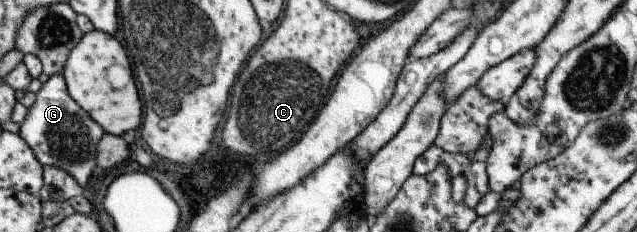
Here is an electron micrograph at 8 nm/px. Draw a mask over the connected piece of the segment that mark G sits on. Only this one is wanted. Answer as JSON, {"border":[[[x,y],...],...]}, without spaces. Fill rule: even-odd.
{"border":[[[52,75],[41,84],[35,93],[32,106],[19,125],[17,134],[42,166],[53,166],[63,170],[75,178],[81,188],[86,186],[96,166],[97,142],[105,132],[70,98],[61,75]]]}

